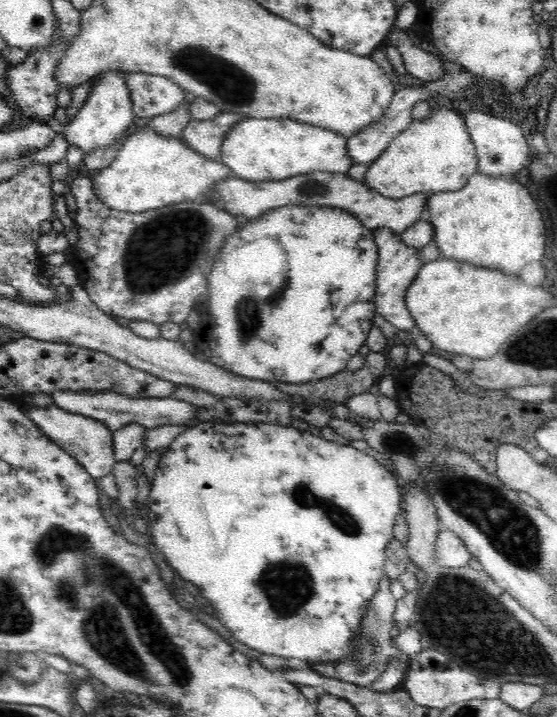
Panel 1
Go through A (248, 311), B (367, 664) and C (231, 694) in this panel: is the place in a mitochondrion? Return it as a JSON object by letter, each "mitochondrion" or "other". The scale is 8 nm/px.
{"A":"mitochondrion","B":"mitochondrion","C":"other"}

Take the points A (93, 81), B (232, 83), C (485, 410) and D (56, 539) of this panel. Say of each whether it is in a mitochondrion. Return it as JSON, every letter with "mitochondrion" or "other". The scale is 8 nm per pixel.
{"A":"other","B":"mitochondrion","C":"other","D":"mitochondrion"}

